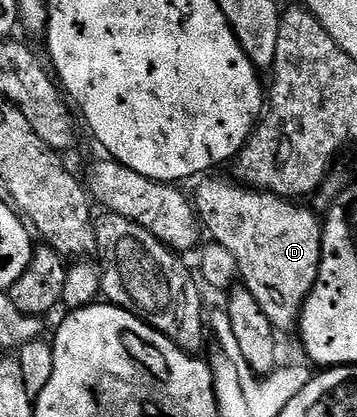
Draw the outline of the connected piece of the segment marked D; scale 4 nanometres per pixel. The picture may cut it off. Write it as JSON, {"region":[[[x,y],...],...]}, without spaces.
{"region":[[[235,180],[229,181],[208,181],[200,190],[197,191],[196,197],[194,193],[194,204],[196,206],[197,214],[202,222],[203,228],[206,230],[213,242],[222,247],[226,247],[226,251],[230,251],[230,255],[234,255],[234,259],[238,263],[241,282],[243,286],[250,291],[254,299],[258,300],[258,305],[262,311],[266,311],[266,319],[270,319],[270,323],[277,331],[284,331],[284,329],[295,330],[301,321],[301,314],[304,312],[304,304],[310,295],[314,283],[318,279],[318,271],[321,265],[321,243],[323,241],[323,226],[320,219],[316,219],[315,215],[306,210],[300,209],[290,202],[287,198],[274,196],[272,193],[261,193],[255,189],[247,188]]]}

